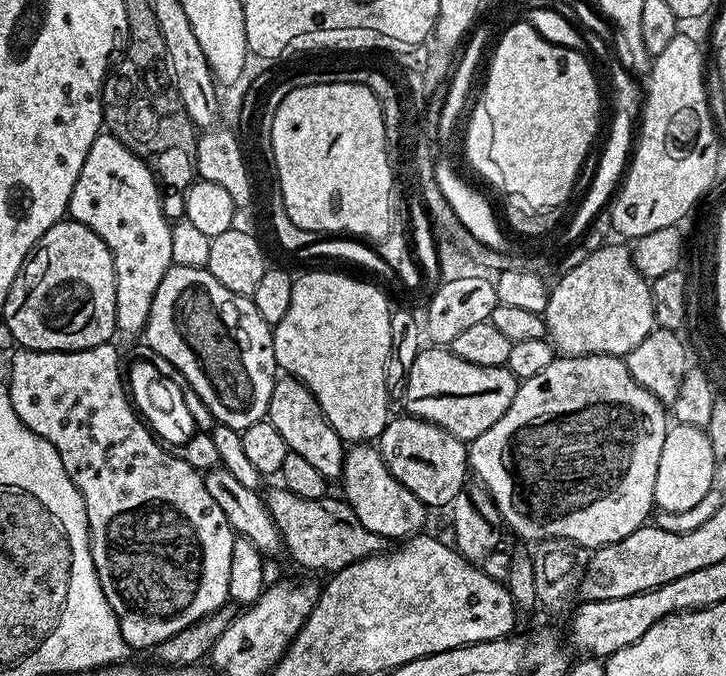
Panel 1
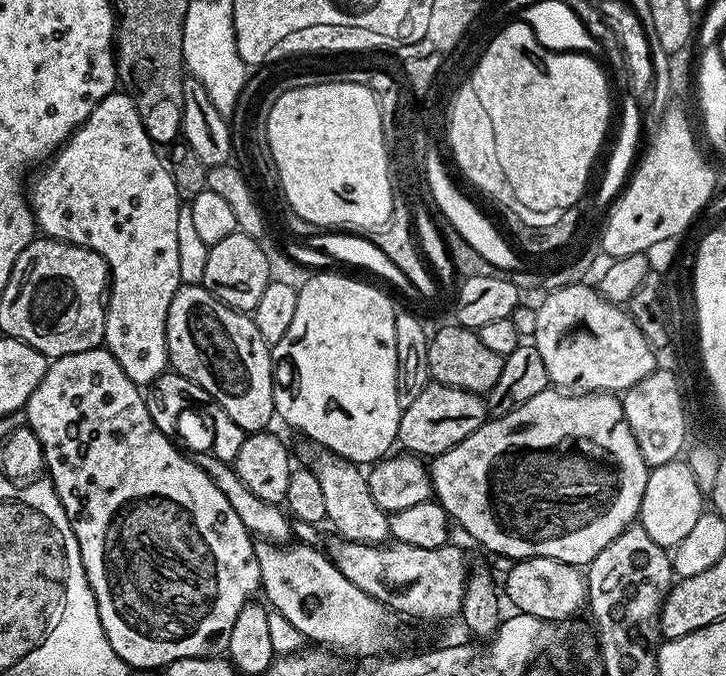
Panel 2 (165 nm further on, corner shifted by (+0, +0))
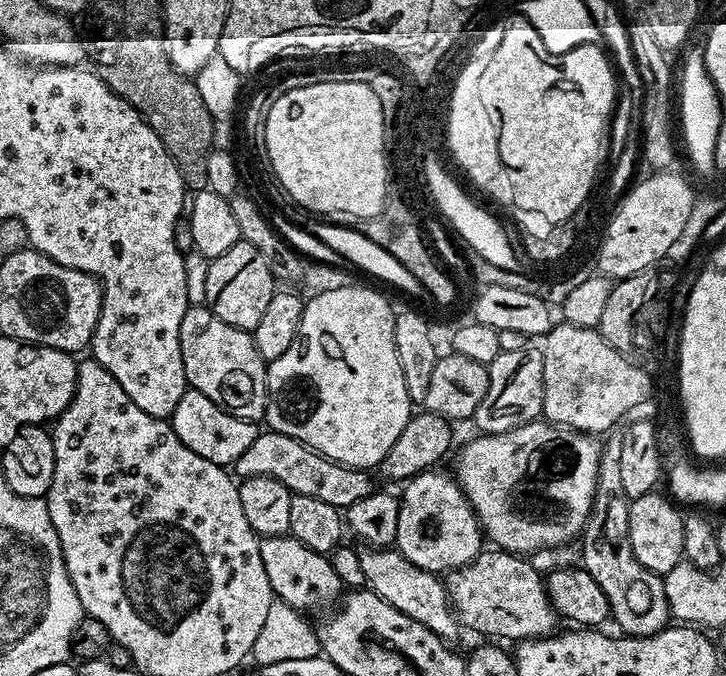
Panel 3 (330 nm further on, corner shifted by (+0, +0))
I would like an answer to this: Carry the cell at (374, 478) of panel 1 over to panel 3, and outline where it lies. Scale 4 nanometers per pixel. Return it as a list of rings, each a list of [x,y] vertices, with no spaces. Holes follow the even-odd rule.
[[[440,471],[419,472],[403,485],[395,547],[414,566],[447,574],[453,568],[466,566],[482,551],[482,533],[464,491],[449,473],[447,476]]]

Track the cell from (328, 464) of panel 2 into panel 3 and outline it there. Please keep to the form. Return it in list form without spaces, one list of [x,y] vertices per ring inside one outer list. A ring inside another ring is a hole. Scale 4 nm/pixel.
[[[365,547],[359,553],[366,585],[379,594],[394,610],[406,614],[414,622],[422,622],[436,636],[449,638],[458,629],[458,617],[449,601],[445,581],[435,572],[427,572],[410,562],[395,547]]]

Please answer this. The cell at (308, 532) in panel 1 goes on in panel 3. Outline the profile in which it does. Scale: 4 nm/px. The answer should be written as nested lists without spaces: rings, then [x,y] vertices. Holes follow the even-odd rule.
[[[482,550],[466,566],[453,568],[446,576],[449,601],[458,617],[459,623],[476,632],[485,632],[485,637],[523,642],[533,638],[553,635],[557,631],[558,613],[553,608],[545,577],[536,571],[531,559],[515,552],[503,550]]]

